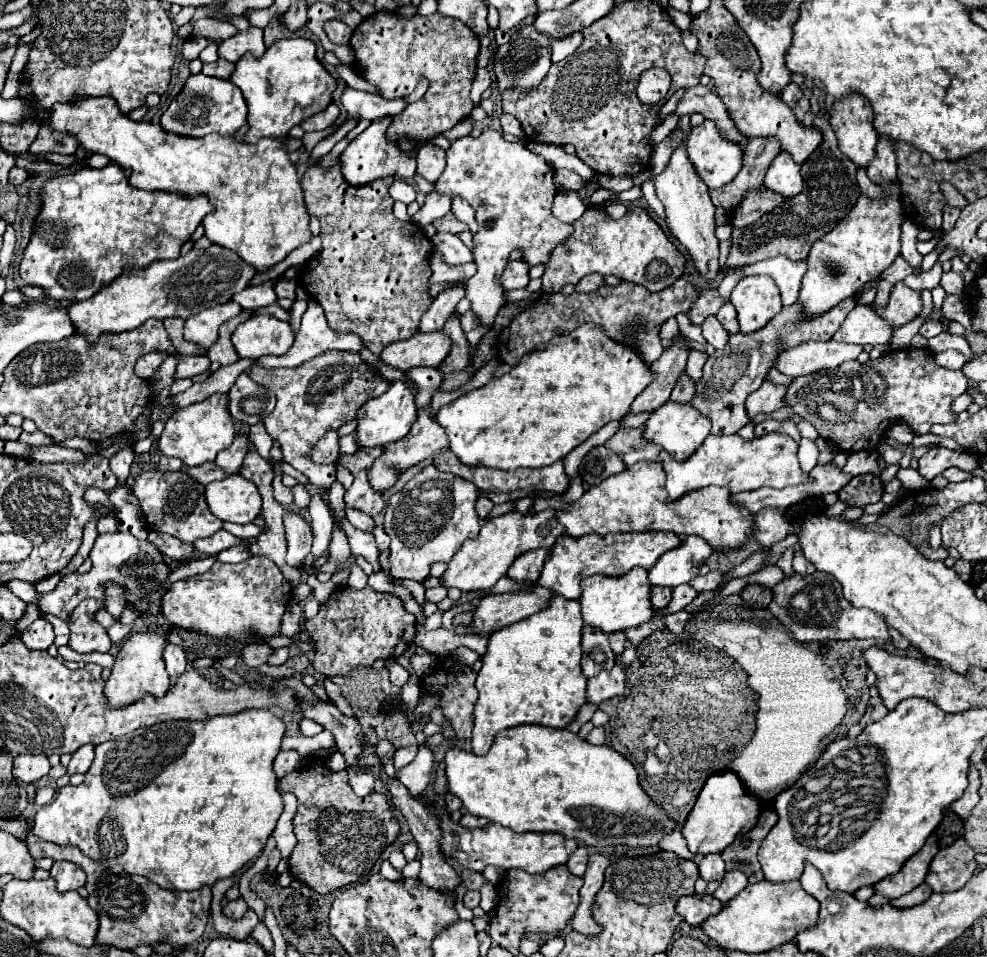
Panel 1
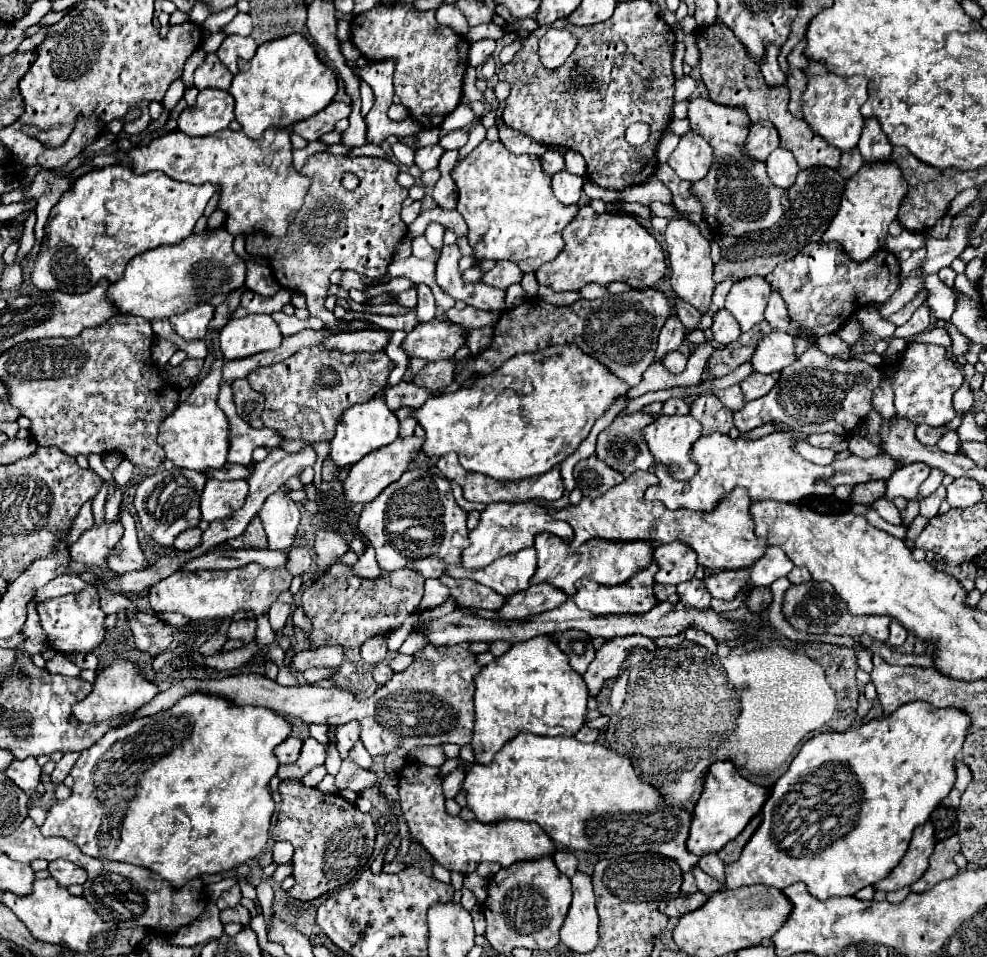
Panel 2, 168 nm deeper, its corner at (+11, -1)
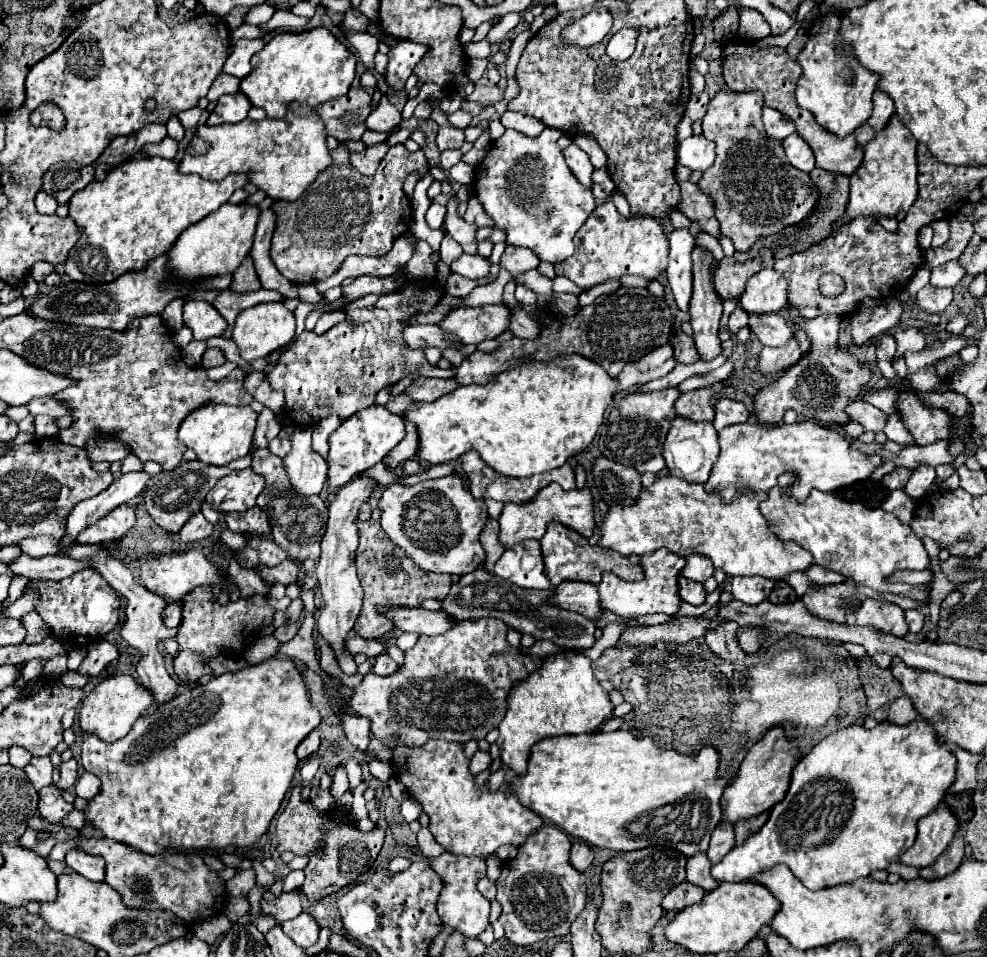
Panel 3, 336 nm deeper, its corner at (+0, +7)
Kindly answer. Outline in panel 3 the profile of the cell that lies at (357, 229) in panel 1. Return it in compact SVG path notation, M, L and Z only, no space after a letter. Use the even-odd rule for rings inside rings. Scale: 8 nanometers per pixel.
M354 141L348 145L340 143L338 149L330 151L332 165L328 169L324 169L312 185L308 185L308 189L304 191L304 197L296 199L296 201L278 201L272 207L278 213L278 225L276 225L276 231L272 237L270 259L274 261L276 269L288 281L292 281L296 285L316 283L318 279L324 279L324 277L336 273L348 255L382 257L392 249L394 241L408 231L412 207L410 207L410 201L408 201L402 185L404 185L404 179L408 177L408 173L412 173L416 169L420 169L422 175L426 175L428 159L426 159L424 151L420 149L416 153L410 153L404 145L394 145L394 147L390 147L386 157L382 159L378 171L372 177L366 177L348 163L350 151L352 149L362 151L364 147L366 147L364 143L354 143Z

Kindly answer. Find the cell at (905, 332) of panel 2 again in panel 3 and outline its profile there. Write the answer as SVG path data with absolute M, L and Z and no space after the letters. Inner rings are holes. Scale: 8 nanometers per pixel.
M926 285L918 291L916 303L920 309L924 309L928 313L942 313L952 303L952 289L950 287L940 289L940 287Z

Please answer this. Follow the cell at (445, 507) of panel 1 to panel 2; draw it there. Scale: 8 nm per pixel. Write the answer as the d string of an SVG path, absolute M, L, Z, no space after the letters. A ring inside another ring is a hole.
M411 469L363 507L357 527L375 547L377 563L383 571L409 567L425 579L437 579L443 575L445 565L459 563L463 547L469 545L465 521L467 513L455 503L451 483L445 477L423 469Z

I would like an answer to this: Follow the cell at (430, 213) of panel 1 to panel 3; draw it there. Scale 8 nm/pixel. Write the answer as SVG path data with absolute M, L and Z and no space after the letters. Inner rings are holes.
M446 149L444 153L440 153L440 169L448 171L450 167L454 167L458 161L460 161L462 153L456 151L456 149Z

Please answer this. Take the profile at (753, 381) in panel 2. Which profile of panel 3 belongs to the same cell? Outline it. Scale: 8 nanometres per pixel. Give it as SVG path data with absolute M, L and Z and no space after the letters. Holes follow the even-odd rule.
M796 337L788 341L788 345L782 347L764 347L760 353L760 371L764 375L772 375L776 371L782 371L784 367L790 367L800 359L800 345Z

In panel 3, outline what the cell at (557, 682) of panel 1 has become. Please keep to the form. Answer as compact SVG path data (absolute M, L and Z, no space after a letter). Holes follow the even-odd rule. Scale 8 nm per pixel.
M576 651L550 655L544 665L532 673L526 681L516 685L508 697L508 713L498 725L500 737L500 757L516 773L526 775L528 757L536 741L560 735L596 733L600 727L612 719L614 705L608 693L600 687L592 673L592 661Z

